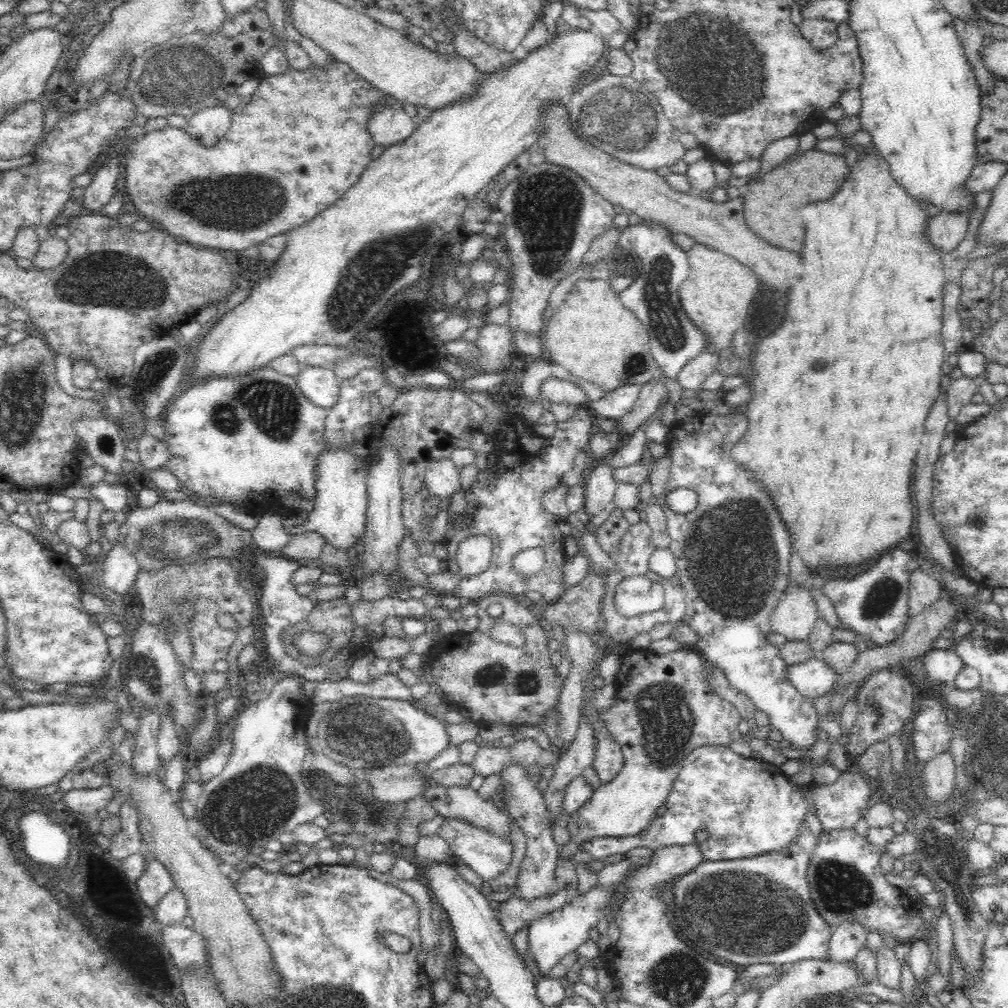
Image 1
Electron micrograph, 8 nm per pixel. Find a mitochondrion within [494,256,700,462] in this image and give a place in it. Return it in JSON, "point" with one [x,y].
{"point":[636,363]}

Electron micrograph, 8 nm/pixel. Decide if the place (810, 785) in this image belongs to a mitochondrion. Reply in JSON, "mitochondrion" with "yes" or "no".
{"mitochondrion":"no"}

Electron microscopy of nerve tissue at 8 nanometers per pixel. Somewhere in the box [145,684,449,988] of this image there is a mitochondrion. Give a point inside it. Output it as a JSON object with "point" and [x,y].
{"point":[243,809]}

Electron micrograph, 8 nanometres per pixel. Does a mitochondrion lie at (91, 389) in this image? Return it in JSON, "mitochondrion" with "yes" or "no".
{"mitochondrion":"no"}

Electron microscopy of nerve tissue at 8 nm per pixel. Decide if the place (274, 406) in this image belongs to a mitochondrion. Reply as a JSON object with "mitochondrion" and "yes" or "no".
{"mitochondrion":"yes"}

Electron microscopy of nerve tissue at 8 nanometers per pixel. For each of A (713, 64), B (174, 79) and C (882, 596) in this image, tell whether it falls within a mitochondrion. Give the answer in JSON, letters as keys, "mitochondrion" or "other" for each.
{"A":"mitochondrion","B":"mitochondrion","C":"mitochondrion"}

